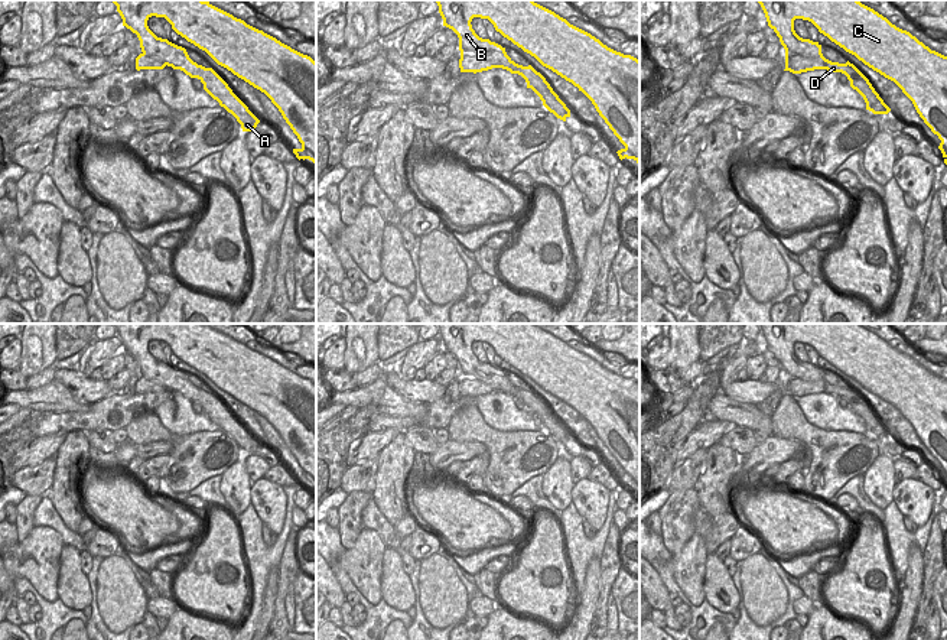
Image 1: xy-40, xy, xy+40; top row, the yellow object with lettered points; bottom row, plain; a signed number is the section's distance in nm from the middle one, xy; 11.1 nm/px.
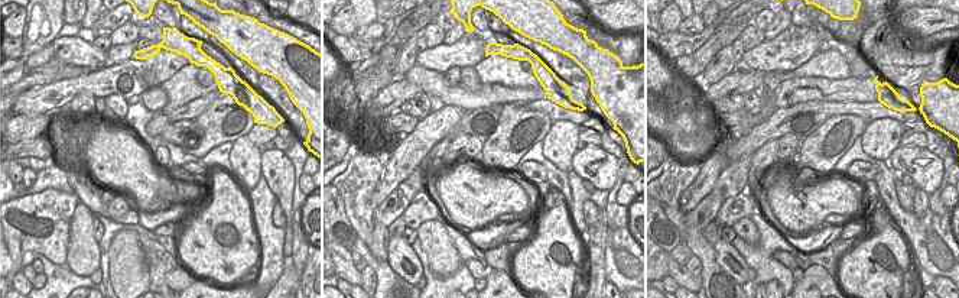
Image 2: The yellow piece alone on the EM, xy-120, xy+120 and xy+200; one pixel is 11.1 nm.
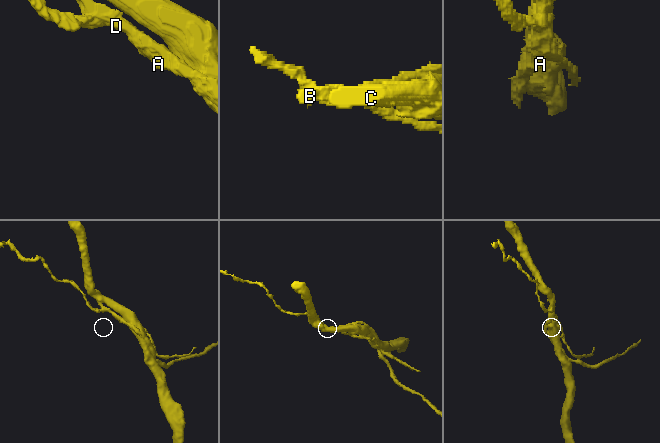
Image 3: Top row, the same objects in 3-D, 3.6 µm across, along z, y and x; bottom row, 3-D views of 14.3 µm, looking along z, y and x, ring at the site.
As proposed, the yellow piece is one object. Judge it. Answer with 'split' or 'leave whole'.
split

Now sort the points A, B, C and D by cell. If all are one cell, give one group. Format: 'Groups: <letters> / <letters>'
Groups: A B C / D

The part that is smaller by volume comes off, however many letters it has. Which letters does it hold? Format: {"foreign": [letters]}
{"foreign": ["D"]}

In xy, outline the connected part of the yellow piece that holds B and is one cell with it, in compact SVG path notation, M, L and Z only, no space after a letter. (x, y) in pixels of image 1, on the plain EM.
M435 324L443 342L443 350L452 353L459 361L461 377L474 377L489 384L495 392L521 399L527 412L531 412L543 429L557 442L566 445L570 433L553 415L546 402L534 392L515 387L505 371L479 361L472 353L472 342L488 342L497 355L534 380L543 390L551 393L579 412L595 429L614 458L625 470L618 474L619 483L634 483L640 487L640 384L631 379L616 376L590 357L570 348L554 335L533 324Z

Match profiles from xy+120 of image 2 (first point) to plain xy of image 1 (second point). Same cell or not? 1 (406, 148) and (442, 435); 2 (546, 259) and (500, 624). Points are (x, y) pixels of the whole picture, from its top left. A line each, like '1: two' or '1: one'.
1: two
2: two

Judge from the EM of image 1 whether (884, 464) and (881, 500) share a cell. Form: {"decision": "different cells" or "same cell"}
{"decision": "same cell"}

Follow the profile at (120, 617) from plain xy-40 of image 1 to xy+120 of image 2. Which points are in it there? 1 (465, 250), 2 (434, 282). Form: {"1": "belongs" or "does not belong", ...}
{"1": "does not belong", "2": "does not belong"}

